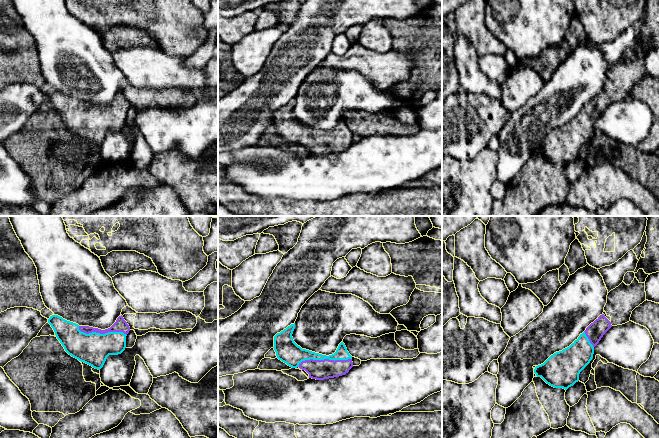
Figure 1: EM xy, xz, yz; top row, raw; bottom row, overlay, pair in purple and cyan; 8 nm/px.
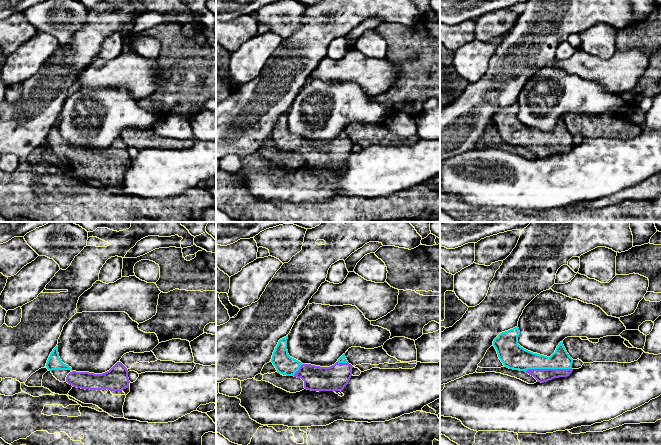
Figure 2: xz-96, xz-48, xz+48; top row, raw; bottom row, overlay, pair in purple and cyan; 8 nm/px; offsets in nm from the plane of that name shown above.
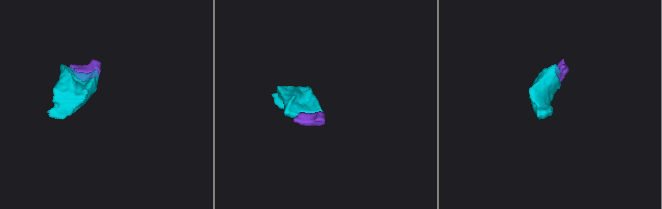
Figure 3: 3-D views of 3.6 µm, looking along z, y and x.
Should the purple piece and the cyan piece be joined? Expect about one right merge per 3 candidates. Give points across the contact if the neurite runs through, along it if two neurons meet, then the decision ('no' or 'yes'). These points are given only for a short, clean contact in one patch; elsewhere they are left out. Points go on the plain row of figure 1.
way xz (317, 145), (324, 135), (303, 135), (294, 131); yes

